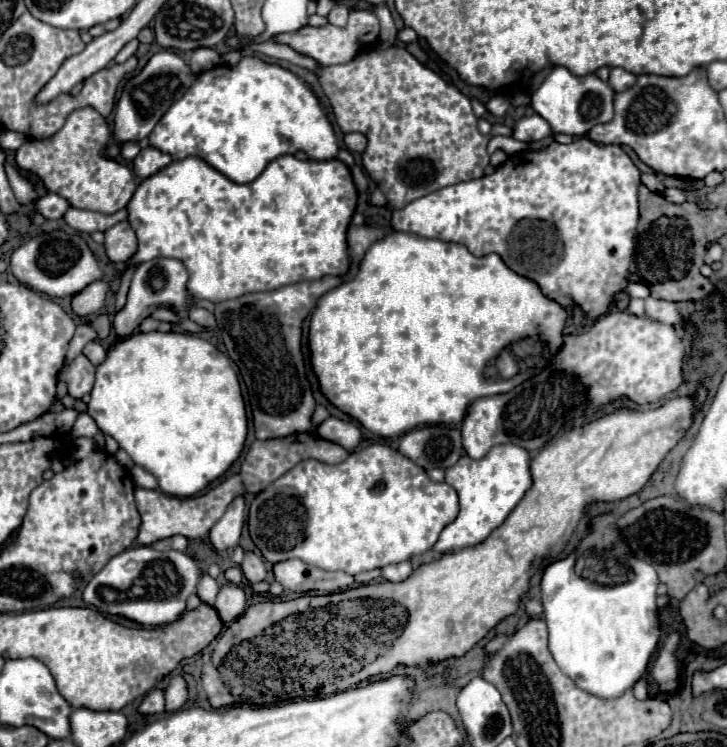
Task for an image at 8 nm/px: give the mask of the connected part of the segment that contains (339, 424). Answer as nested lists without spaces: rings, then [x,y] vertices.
[[[327,418],[325,422],[319,424],[317,428],[317,434],[333,444],[341,444],[345,450],[355,450],[361,440],[363,440],[363,434],[361,434],[361,428],[353,422],[345,422],[345,420],[339,420],[339,418]]]

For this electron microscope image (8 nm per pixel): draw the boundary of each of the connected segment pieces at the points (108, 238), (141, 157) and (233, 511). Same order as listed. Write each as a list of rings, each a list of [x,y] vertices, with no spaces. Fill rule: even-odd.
[[[119,222],[105,230],[103,234],[105,234],[103,246],[111,262],[125,262],[137,248],[137,236],[129,222]]]
[[[147,146],[133,160],[133,168],[135,168],[135,174],[139,178],[149,178],[151,174],[159,172],[161,168],[165,168],[169,162],[171,162],[171,156],[169,154],[157,150],[153,146]]]
[[[235,498],[229,504],[223,518],[209,532],[209,540],[215,546],[215,550],[221,552],[227,548],[235,548],[239,544],[243,520],[245,520],[245,498]]]

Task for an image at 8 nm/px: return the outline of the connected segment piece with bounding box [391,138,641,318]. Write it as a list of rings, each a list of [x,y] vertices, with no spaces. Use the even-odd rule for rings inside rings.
[[[577,138],[571,144],[551,142],[545,150],[525,150],[509,156],[507,162],[489,176],[453,184],[413,200],[393,212],[391,226],[423,238],[443,238],[445,242],[463,244],[473,256],[499,254],[513,272],[533,280],[547,298],[559,304],[569,300],[581,306],[587,316],[599,318],[613,308],[615,296],[627,288],[633,268],[639,176],[641,172],[621,146],[603,146],[589,138]],[[547,244],[555,244],[555,248],[543,250]]]

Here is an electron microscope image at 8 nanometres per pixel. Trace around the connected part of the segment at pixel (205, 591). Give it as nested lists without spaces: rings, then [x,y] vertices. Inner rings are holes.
[[[203,574],[201,576],[201,580],[199,580],[199,586],[197,586],[197,596],[205,602],[205,604],[213,604],[213,600],[217,598],[217,592],[219,592],[219,586],[217,586],[217,582],[211,578],[211,576],[207,576],[207,574]]]

